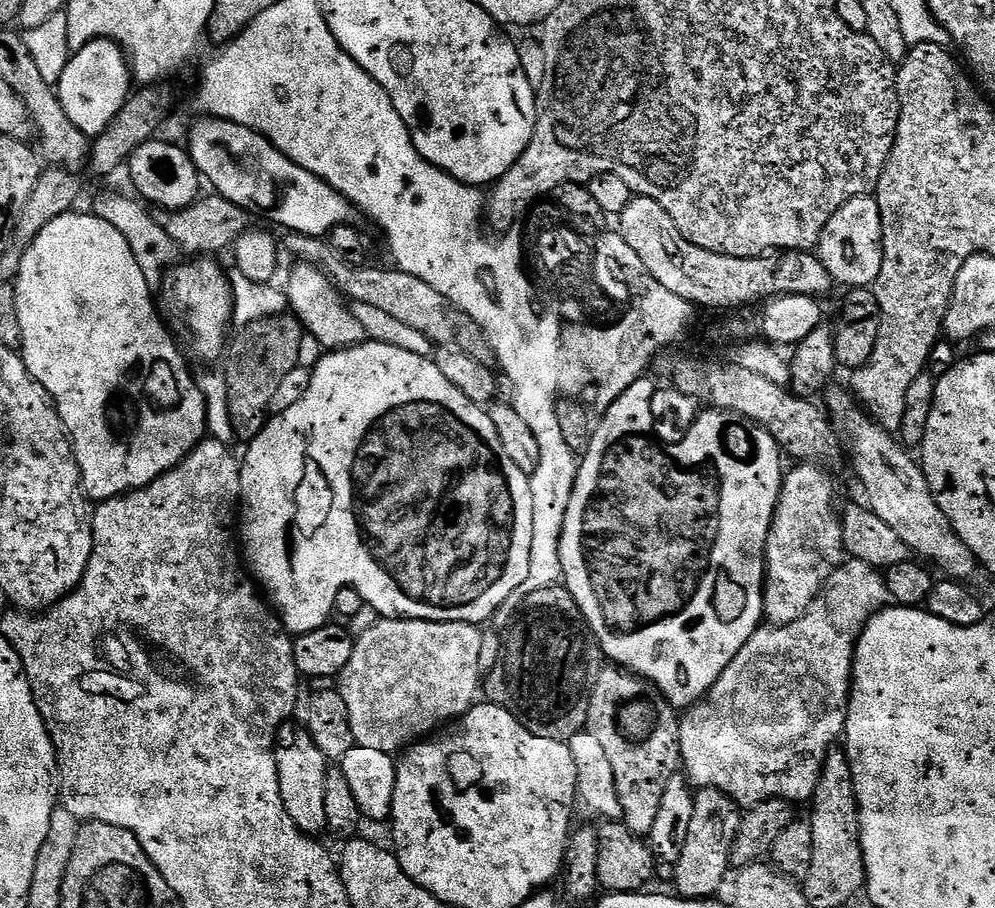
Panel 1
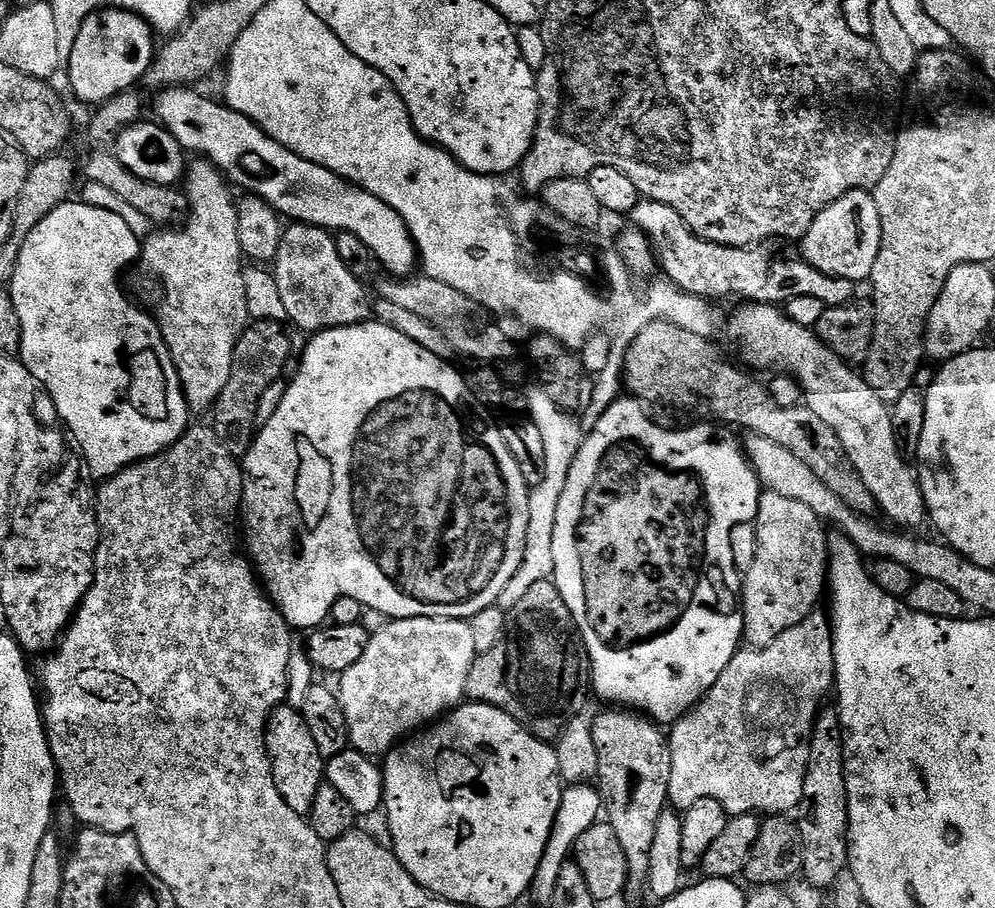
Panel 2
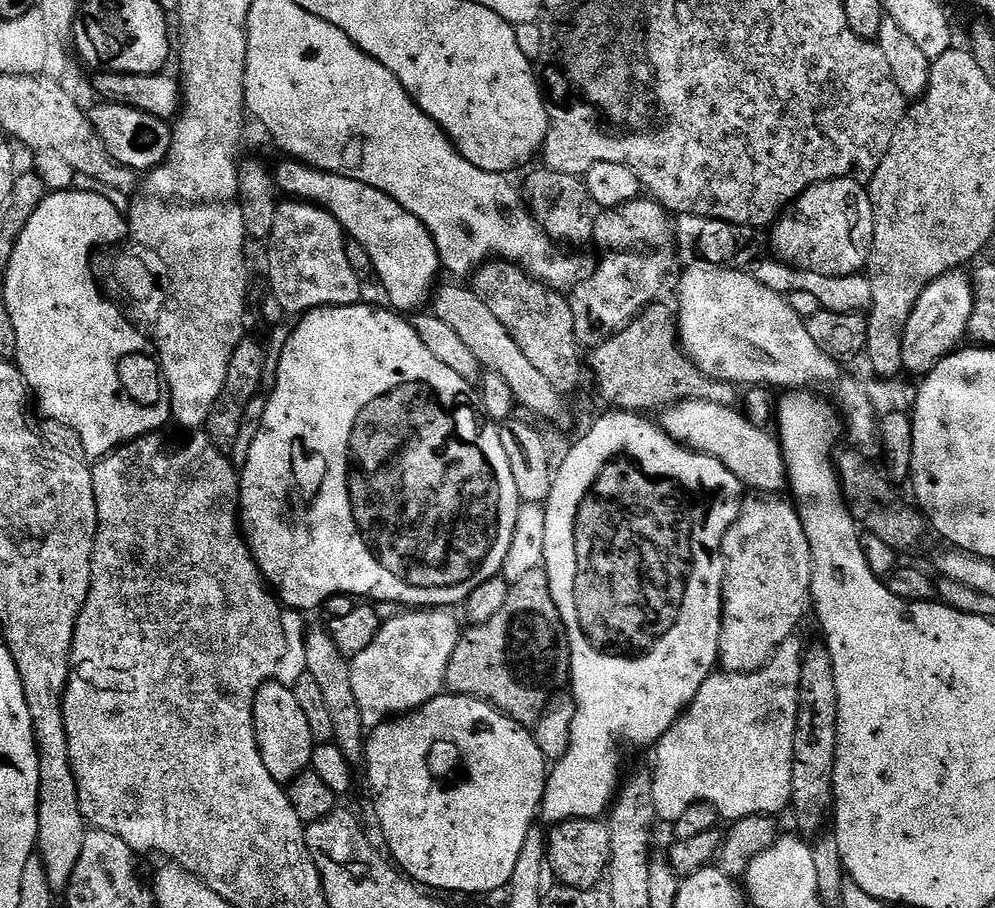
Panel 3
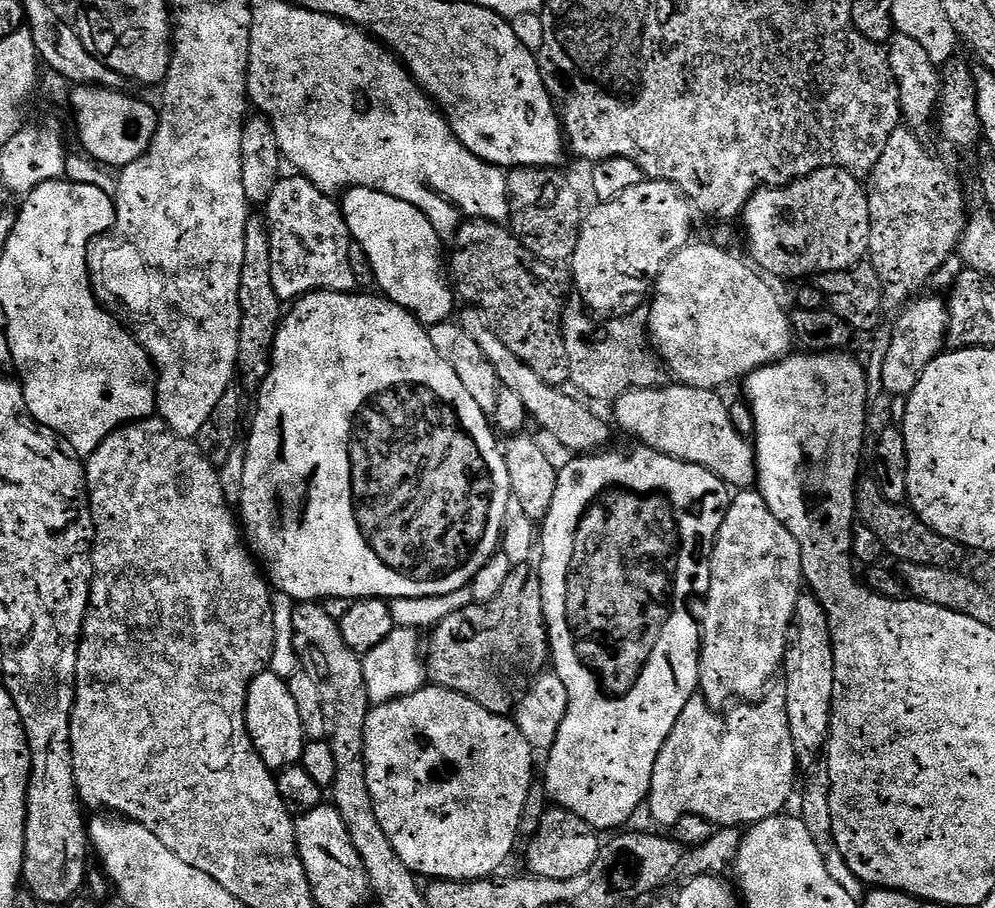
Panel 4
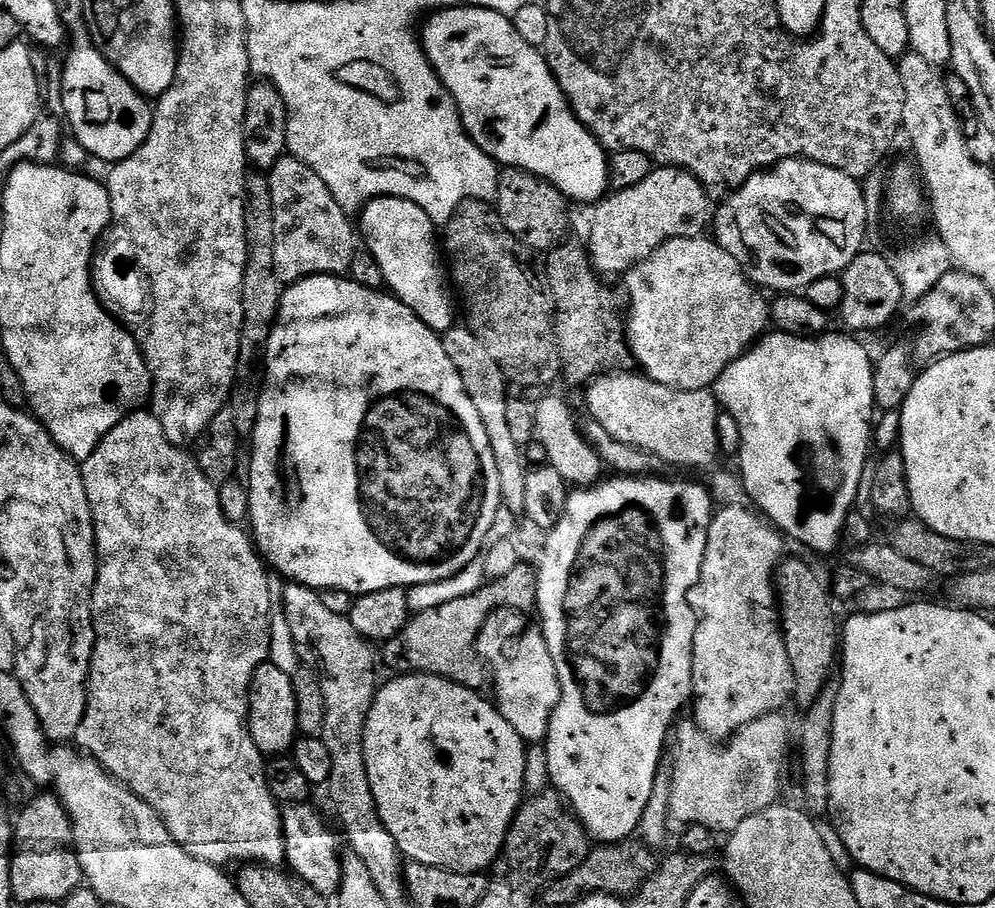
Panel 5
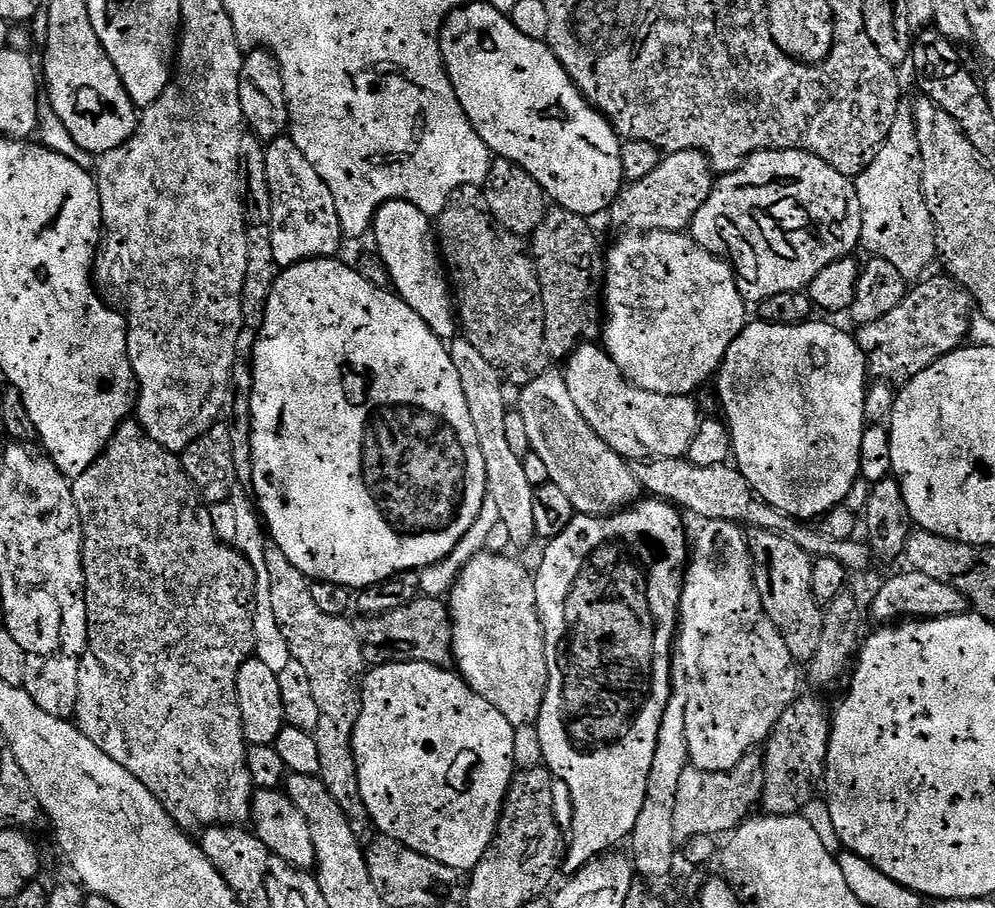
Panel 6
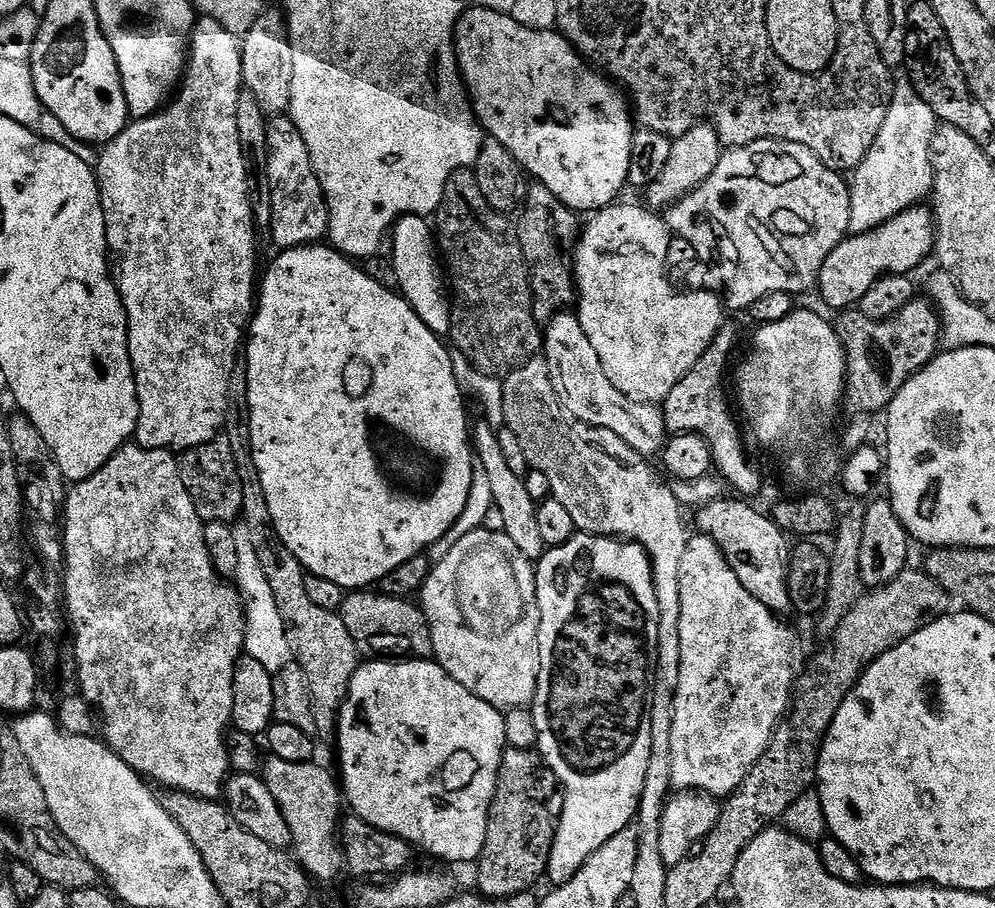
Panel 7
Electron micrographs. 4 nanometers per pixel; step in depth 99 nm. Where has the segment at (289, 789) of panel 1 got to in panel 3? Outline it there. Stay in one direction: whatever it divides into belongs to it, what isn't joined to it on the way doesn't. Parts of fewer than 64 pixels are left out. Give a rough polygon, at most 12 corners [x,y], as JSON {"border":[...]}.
{"border":[[277,679],[255,698],[254,726],[270,778],[311,769],[317,744],[293,689]]}

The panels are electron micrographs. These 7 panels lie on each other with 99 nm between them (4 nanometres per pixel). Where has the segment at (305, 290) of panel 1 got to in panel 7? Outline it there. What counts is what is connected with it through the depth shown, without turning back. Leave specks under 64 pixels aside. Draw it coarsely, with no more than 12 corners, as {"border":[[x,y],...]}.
{"border":[[291,115],[268,121],[277,249],[327,237],[330,214]]}

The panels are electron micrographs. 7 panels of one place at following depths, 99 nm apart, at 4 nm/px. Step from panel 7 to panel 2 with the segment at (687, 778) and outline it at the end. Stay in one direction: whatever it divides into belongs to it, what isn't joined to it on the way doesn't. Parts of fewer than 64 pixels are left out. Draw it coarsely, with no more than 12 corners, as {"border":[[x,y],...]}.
{"border":[[761,491],[742,576],[743,639],[764,648],[817,611],[825,521]]}

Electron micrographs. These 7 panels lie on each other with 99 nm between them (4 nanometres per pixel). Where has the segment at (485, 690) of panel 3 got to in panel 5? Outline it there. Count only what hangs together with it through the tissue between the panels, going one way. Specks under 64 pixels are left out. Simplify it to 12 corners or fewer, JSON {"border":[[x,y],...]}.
{"border":[[537,569],[505,577],[408,619],[382,664],[473,690],[476,651],[497,610],[536,608]]}

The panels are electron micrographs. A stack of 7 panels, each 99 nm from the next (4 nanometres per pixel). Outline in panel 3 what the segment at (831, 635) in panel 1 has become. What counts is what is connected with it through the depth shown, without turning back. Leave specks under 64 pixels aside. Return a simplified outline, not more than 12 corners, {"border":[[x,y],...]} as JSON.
{"border":[[805,645],[713,671],[654,748],[656,815],[791,805]]}

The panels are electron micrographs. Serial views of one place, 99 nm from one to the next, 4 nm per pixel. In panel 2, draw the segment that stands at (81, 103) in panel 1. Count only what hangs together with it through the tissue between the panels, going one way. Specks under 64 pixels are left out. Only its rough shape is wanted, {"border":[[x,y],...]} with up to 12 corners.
{"border":[[102,8],[71,41],[73,94],[99,106],[157,56],[135,12]]}

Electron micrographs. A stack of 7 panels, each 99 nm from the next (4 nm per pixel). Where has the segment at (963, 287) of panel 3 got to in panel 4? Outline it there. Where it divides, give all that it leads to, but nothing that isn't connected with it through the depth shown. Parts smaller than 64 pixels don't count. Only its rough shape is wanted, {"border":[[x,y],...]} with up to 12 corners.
{"border":[[915,299],[892,324],[885,393],[907,398],[945,351],[948,306]]}

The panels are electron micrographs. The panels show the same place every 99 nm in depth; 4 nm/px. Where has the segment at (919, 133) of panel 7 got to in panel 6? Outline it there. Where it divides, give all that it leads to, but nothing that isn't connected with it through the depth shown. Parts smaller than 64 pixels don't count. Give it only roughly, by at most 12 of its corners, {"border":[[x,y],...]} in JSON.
{"border":[[919,129],[855,177],[860,245],[917,281],[937,257]]}

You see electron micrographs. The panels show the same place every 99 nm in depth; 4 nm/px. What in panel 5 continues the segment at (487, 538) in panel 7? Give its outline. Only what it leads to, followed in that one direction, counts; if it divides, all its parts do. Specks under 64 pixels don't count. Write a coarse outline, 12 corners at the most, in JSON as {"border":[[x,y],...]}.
{"border":[[504,610],[476,651],[525,743],[547,739],[561,686],[541,629]]}

